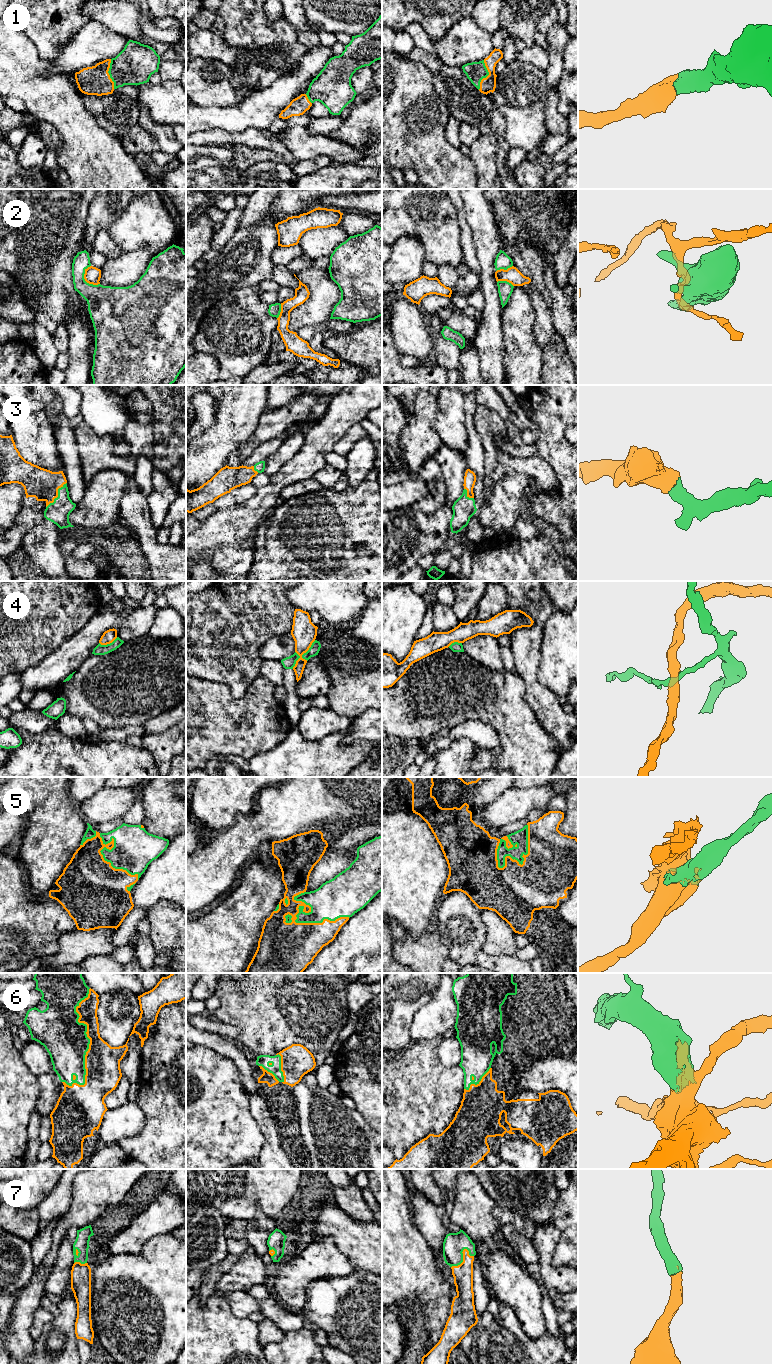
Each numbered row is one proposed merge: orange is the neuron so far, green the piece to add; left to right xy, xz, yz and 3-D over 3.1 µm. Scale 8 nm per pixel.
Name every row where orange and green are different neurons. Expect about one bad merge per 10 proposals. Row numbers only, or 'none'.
2, 4

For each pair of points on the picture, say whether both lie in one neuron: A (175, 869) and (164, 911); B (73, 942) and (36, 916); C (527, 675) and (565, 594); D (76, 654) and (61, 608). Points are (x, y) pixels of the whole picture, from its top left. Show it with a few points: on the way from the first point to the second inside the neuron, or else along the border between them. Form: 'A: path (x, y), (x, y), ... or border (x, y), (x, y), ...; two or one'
A: border (175, 903), (159, 900), (148, 909); two
B: border (76, 928), (60, 936), (58, 949), (51, 955); two
C: border (545, 591), (555, 609); two
D: border (89, 621), (53, 651); two

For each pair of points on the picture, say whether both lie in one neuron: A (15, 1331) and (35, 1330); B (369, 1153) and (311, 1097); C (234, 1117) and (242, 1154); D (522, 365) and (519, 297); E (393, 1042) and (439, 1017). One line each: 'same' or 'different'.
A: different
B: same
C: same
D: same
E: different

